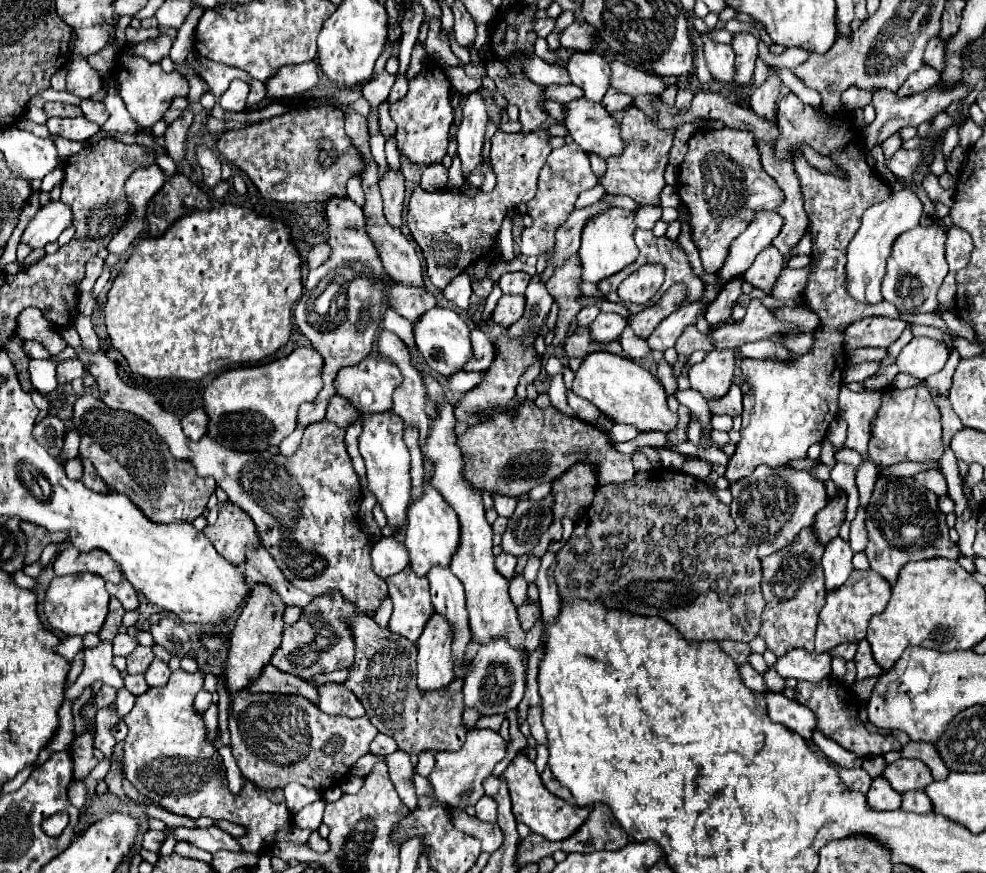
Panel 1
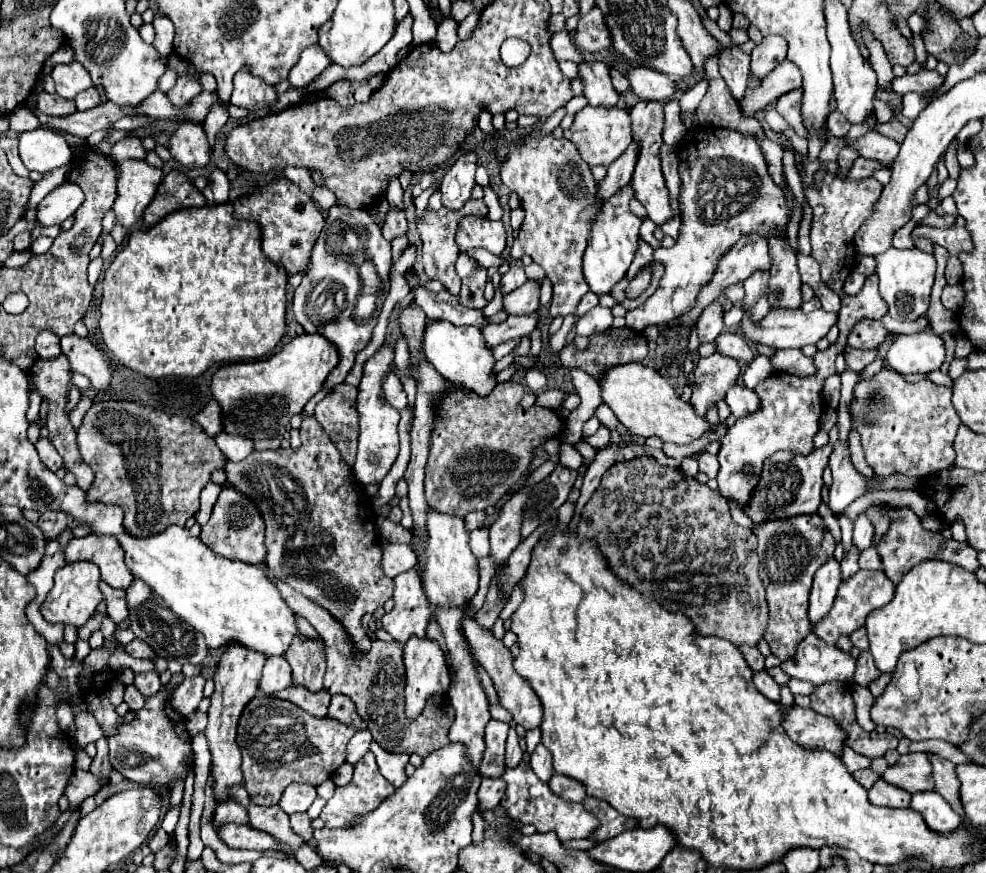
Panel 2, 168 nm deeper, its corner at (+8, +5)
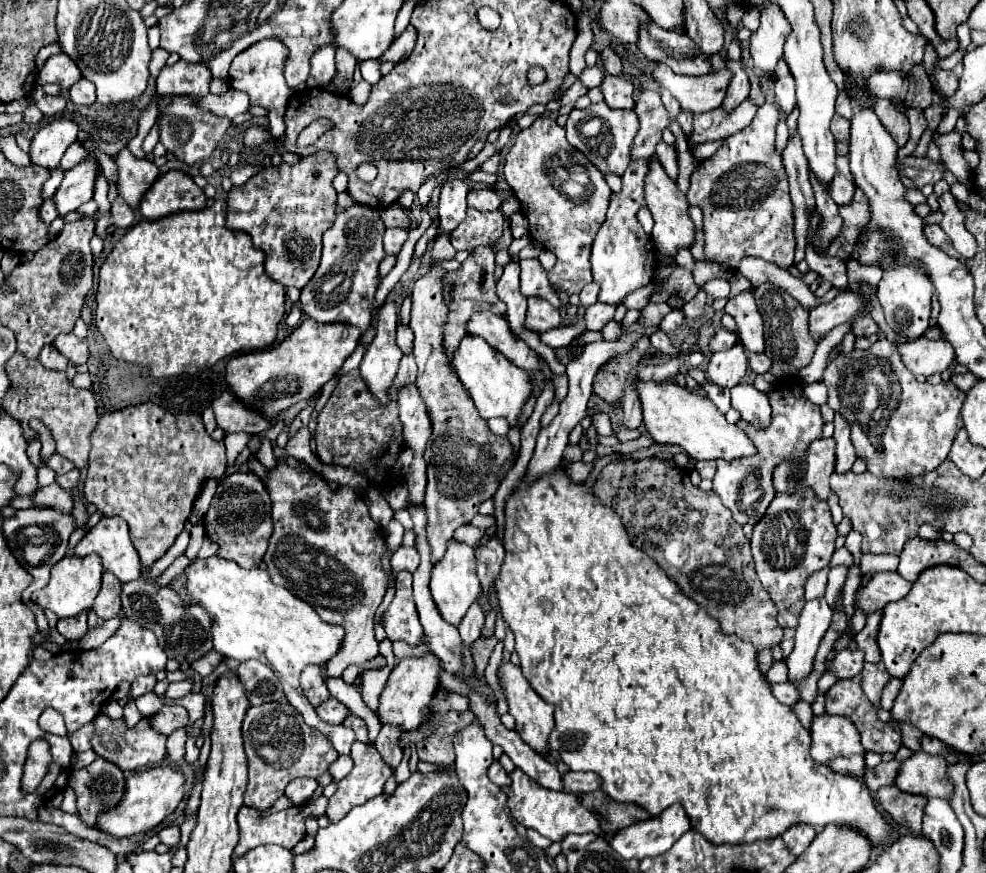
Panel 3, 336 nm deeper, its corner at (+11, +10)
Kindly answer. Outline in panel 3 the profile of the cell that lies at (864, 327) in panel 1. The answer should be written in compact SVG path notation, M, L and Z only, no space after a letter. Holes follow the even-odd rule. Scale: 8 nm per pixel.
M861 316L853 322L853 334L859 338L859 336L871 336L871 334L877 334L879 332L879 326L877 322L871 318L871 316Z

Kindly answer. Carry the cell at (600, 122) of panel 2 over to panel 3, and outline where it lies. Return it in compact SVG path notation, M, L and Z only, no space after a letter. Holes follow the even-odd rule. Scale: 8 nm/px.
M599 102L599 104L591 104L589 108L585 110L573 110L569 114L569 120L567 120L567 140L569 144L573 144L577 150L581 150L603 174L605 172L613 172L613 174L623 174L623 168L627 168L629 160L629 146L631 146L631 140L635 138L635 132L639 128L639 120L637 120L637 114L633 110L611 110L607 108L605 102ZM587 118L599 118L601 120L601 128L595 136L585 136L585 128L583 128L583 122Z

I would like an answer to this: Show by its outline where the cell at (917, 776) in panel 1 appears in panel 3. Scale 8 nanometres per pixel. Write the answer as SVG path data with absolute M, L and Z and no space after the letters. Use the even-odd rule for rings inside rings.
M921 750L913 752L901 760L895 786L911 794L947 798L951 794L951 784L947 784L947 760Z

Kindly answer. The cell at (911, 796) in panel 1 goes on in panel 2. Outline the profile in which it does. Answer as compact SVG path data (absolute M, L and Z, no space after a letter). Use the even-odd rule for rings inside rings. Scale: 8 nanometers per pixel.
M936 791L914 793L910 807L924 815L928 829L932 829L934 833L952 833L960 827L960 817Z

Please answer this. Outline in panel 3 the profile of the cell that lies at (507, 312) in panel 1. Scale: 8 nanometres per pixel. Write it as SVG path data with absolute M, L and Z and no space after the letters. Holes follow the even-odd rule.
M519 260L521 264L521 292L523 296L537 296L551 302L555 308L561 308L561 300L547 280L547 272L539 260Z

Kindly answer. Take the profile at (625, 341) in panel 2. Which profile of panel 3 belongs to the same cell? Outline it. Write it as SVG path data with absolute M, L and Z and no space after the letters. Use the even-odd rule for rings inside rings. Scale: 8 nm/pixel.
M641 336L633 344L633 348L621 356L621 362L619 362L619 356L615 356L607 364L603 364L593 380L595 394L609 404L617 404L621 398L621 392L629 380L629 374L635 372L635 368L639 366L641 358L645 358L649 348L651 348L649 340Z

